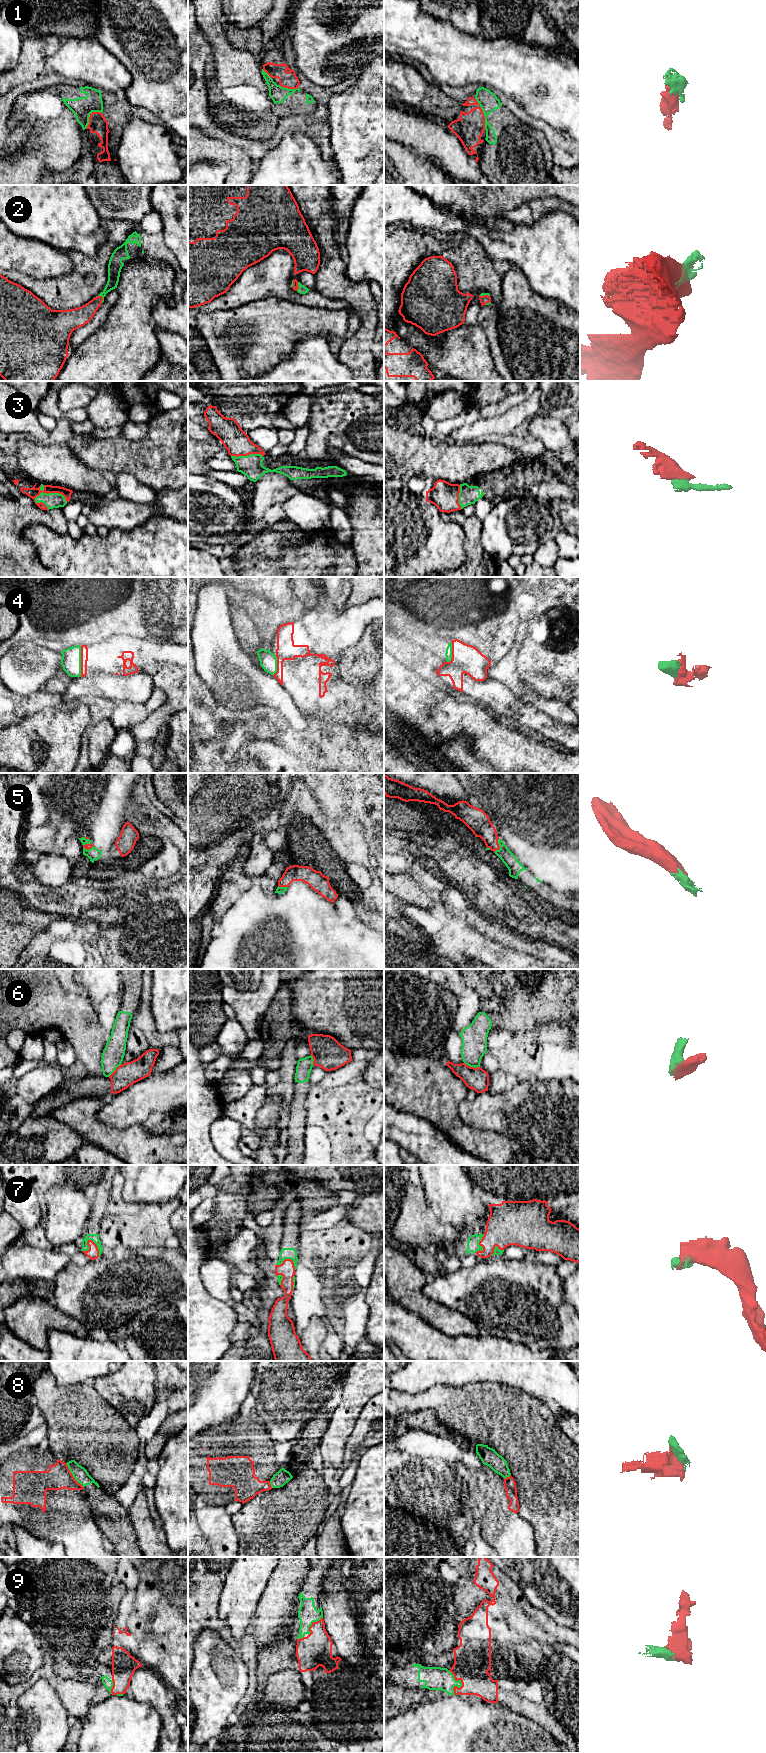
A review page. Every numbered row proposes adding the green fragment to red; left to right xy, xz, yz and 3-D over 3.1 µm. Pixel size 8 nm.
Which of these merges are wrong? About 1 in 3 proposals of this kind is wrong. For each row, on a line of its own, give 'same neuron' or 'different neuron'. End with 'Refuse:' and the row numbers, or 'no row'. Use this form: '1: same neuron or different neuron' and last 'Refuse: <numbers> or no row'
1: different neuron
2: same neuron
3: same neuron
4: same neuron
5: same neuron
6: different neuron
7: same neuron
8: different neuron
9: same neuron
Refuse: 1, 6, 8

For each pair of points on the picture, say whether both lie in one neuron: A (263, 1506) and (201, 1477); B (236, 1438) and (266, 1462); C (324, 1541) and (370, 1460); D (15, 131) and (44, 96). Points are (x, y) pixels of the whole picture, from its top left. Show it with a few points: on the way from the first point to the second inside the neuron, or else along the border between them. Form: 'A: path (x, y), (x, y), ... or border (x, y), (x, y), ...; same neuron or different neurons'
A: border (253, 1497), (243, 1504); different neurons
B: path (243, 1444), (259, 1458); same neuron
C: border (340, 1507), (341, 1529), (344, 1534); different neurons
D: path (18, 118), (19, 108), (24, 100), (31, 95); same neuron

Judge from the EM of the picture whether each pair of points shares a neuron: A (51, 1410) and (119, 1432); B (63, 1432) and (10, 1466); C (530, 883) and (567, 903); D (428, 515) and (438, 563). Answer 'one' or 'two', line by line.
A: one
B: two
C: one
D: one

